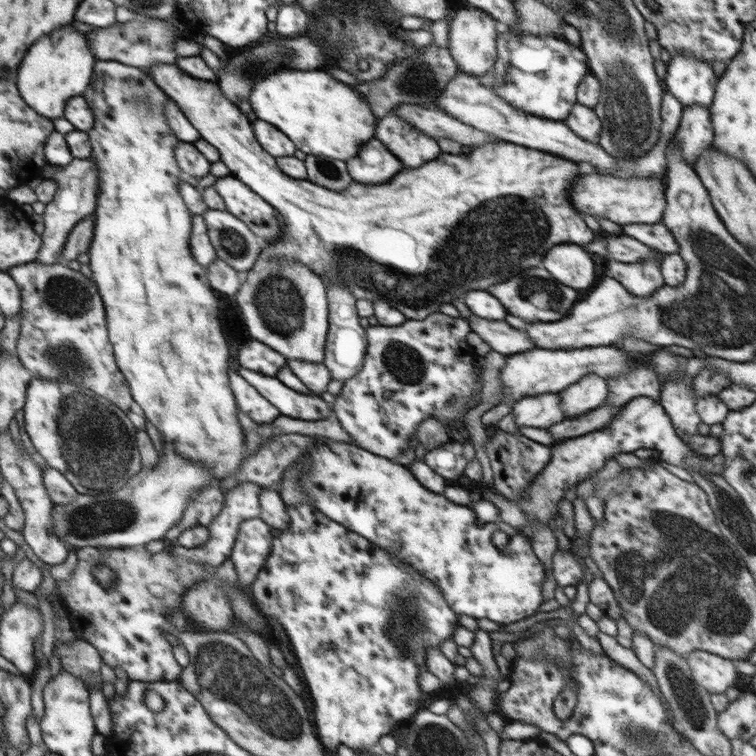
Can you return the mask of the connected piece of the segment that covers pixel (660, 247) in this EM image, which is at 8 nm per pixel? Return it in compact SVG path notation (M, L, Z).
M662 222L656 224L626 224L626 226L622 226L622 230L624 230L624 234L640 240L642 244L655 248L664 255L678 252L679 244Z

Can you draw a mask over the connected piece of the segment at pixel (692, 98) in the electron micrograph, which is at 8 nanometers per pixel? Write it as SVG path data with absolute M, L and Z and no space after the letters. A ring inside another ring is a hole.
M680 55L672 57L670 60L667 66L667 74L663 81L666 84L668 93L676 97L683 106L699 104L700 106L709 107L714 101L717 80L718 77L714 75L712 64Z

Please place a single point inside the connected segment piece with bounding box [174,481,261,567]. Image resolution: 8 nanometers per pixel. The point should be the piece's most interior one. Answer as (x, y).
(242, 503)

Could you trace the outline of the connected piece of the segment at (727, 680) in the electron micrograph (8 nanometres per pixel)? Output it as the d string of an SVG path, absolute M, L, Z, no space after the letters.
M705 651L692 652L686 658L694 680L708 692L724 693L735 686L739 673L735 662Z

